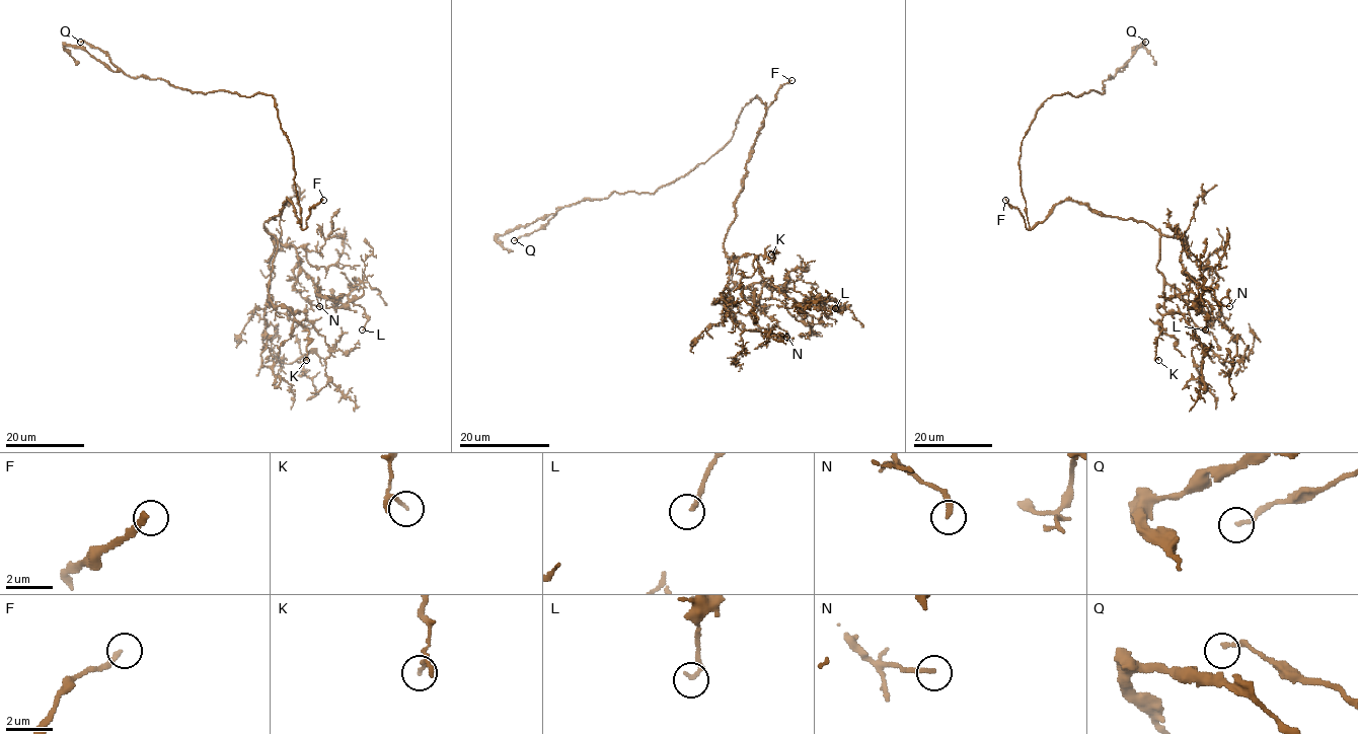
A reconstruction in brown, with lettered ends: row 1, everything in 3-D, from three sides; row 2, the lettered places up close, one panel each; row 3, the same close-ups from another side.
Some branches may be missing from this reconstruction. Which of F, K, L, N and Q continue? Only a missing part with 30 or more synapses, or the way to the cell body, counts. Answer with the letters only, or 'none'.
F

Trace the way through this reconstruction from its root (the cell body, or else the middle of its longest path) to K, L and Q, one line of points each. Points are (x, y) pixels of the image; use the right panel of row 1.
K: (1029, 225), (1072, 201), (1159, 231), (1158, 360)
L: (1029, 225), (1042, 222), (1057, 204), (1072, 201), (1186, 240), (1180, 262), (1190, 288), (1208, 308), (1205, 329)
Q: (1029, 225), (1019, 157), (1037, 109), (1053, 95), (1102, 93), (1103, 81), (1145, 42)

